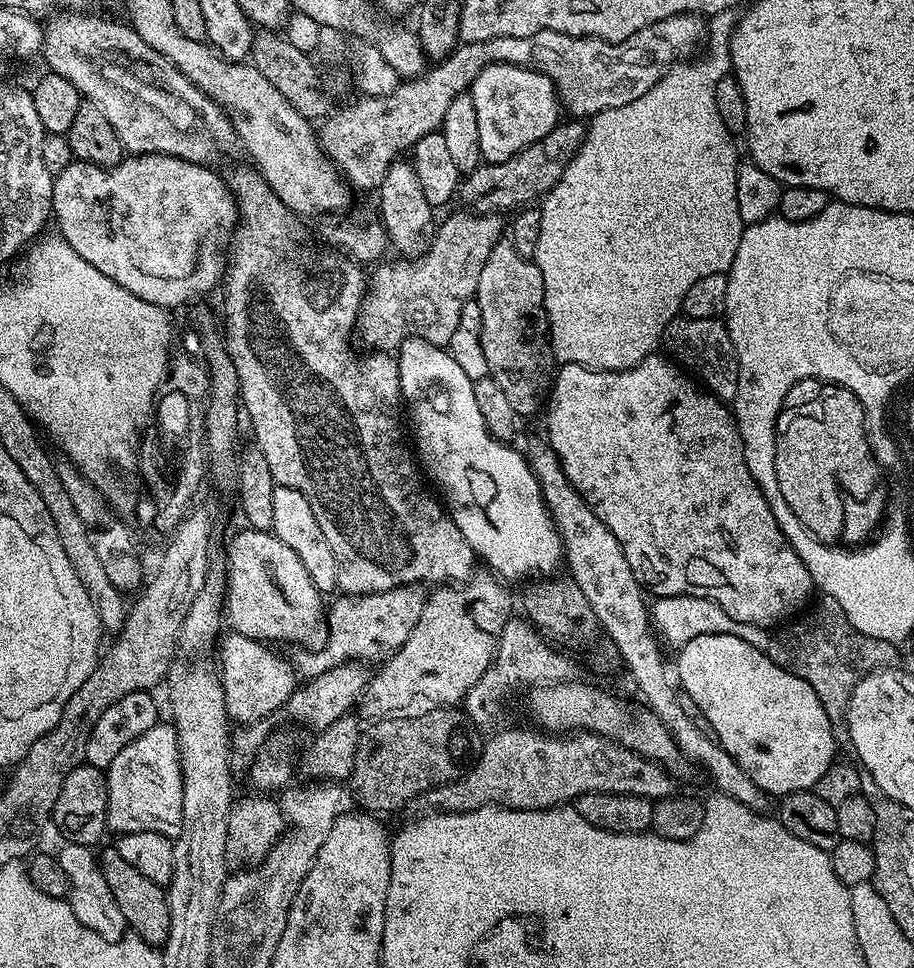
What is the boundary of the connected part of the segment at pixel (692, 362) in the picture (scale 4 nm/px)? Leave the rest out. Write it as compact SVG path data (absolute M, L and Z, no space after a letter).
M713 318L680 323L673 322L666 326L662 344L665 349L668 347L667 355L679 361L707 391L717 396L719 400L725 402L735 400L738 394L738 362L734 342L730 342L730 334L723 319Z

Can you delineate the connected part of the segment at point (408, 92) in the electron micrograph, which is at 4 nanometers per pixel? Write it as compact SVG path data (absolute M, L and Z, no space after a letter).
M683 12L677 16L666 18L662 22L654 22L625 40L602 40L599 36L571 36L565 32L542 30L530 34L526 38L490 38L473 44L461 43L455 47L444 60L433 63L424 75L405 79L390 94L385 96L366 96L357 99L357 104L344 108L341 112L333 111L319 125L318 135L320 147L324 154L335 164L336 171L342 175L353 189L379 189L382 178L386 178L386 170L401 159L418 142L418 138L426 138L426 134L437 131L446 118L446 109L454 98L469 91L478 78L478 74L491 64L513 64L519 68L533 68L550 78L560 97L563 111L572 118L591 118L602 110L614 110L614 106L626 106L626 102L634 102L634 98L642 98L650 86L654 86L663 78L665 72L681 58L687 57L695 44L703 45L706 40L706 20L703 15Z

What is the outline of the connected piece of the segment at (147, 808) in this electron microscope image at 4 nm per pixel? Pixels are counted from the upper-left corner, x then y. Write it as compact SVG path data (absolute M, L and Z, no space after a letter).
M157 722L142 738L134 738L106 769L108 777L108 828L116 834L126 832L157 832L169 838L179 836L184 825L184 775L180 769L180 747L176 729L171 723Z

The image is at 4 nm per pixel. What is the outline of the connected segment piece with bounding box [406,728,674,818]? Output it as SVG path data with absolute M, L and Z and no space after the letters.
M508 728L505 732L496 732L485 739L482 751L475 764L464 775L449 784L440 784L415 796L408 803L406 812L409 817L416 818L421 814L434 812L476 812L480 808L517 808L518 810L546 810L571 805L582 794L595 792L613 792L619 796L637 796L653 802L665 800L673 795L674 777L654 760L639 756L634 750L607 740L605 736L591 733L581 734L545 734L540 730L527 732L524 728Z

